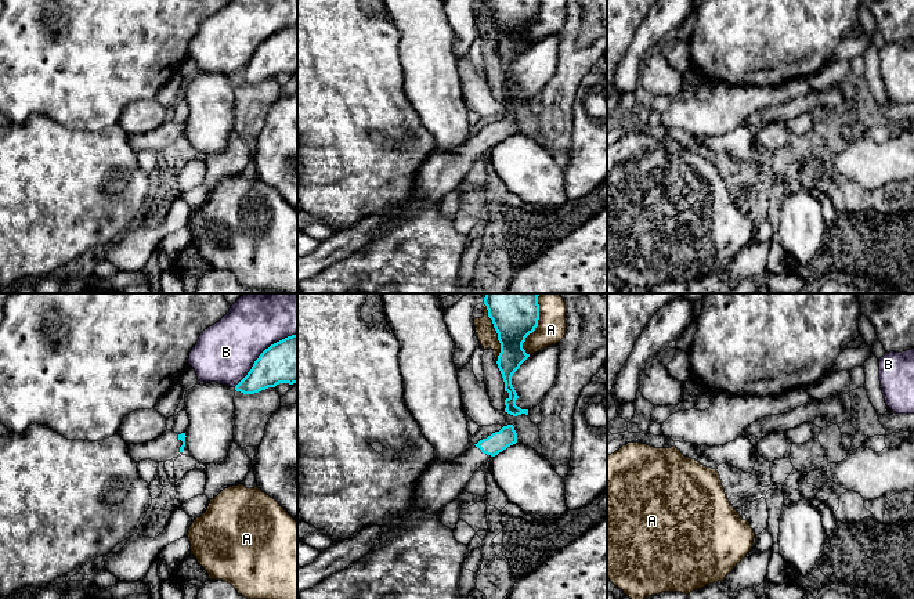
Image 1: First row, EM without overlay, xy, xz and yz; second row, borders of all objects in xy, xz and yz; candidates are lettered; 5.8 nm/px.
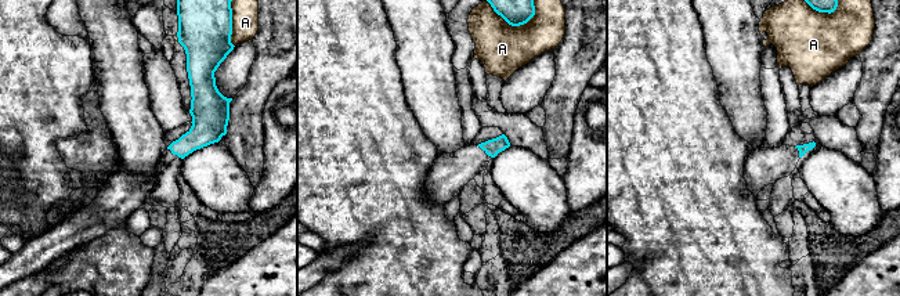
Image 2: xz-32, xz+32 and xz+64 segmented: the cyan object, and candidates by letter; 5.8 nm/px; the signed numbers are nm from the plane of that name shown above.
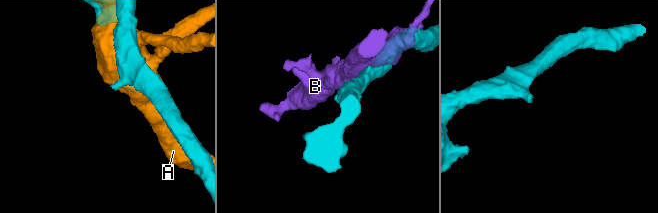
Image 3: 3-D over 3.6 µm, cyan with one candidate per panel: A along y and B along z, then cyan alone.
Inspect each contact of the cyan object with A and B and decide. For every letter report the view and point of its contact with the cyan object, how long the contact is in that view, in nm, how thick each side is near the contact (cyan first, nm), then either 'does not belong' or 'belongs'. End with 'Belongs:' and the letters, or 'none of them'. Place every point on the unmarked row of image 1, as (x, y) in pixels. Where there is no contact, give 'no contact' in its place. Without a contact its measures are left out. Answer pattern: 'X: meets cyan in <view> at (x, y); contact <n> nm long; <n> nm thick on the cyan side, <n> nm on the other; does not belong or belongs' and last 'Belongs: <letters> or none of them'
A: meets cyan in xz at (498, 26); contact 300 nm long; 190 nm thick on the cyan side, 120 nm on the other; does not belong
B: meets cyan in xy at (262, 43); contact 480 nm long; 280 nm thick on the cyan side, 360 nm on the other; does not belong
Belongs: none of them

